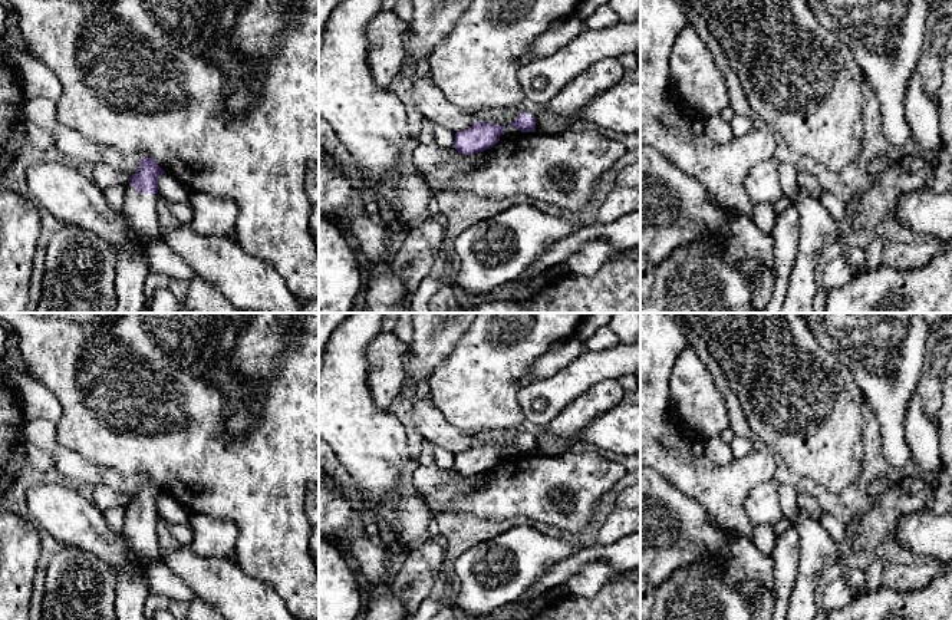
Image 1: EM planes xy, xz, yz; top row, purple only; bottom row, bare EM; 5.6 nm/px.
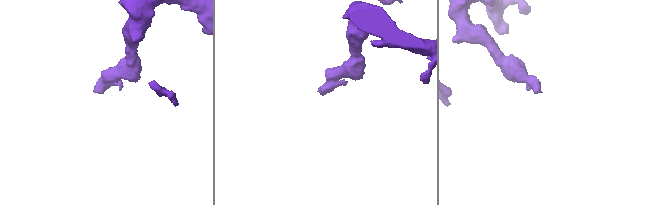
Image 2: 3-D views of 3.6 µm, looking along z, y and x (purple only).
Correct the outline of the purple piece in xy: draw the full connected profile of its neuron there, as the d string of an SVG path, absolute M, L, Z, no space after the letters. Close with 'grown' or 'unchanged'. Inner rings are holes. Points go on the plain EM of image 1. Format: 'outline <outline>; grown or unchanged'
outline M141 479L141 489L126 507L121 530L126 555L122 561L109 564L116 588L116 620L145 620L144 606L149 591L144 571L159 560L157 504L164 494L154 479Z; grown

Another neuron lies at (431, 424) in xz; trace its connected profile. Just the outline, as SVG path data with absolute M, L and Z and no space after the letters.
M412 399L411 418L421 436L457 455L477 443L477 438L449 423L431 399Z

